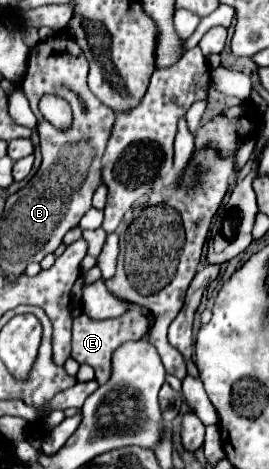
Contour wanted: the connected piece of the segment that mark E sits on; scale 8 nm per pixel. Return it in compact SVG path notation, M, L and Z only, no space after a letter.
M124 312L120 318L110 318L104 322L96 322L88 318L86 314L80 314L74 320L72 326L72 358L76 358L80 364L90 364L96 370L96 382L104 384L110 378L112 372L112 354L118 346L130 340L142 340L148 332L148 318L140 312Z

